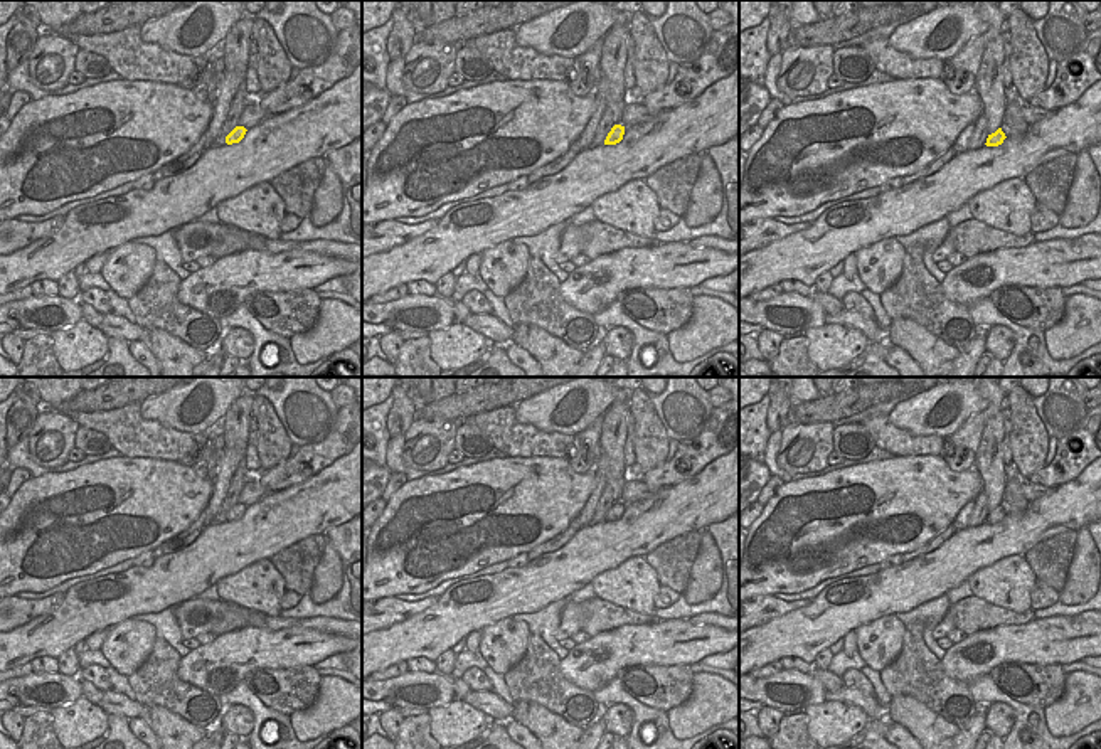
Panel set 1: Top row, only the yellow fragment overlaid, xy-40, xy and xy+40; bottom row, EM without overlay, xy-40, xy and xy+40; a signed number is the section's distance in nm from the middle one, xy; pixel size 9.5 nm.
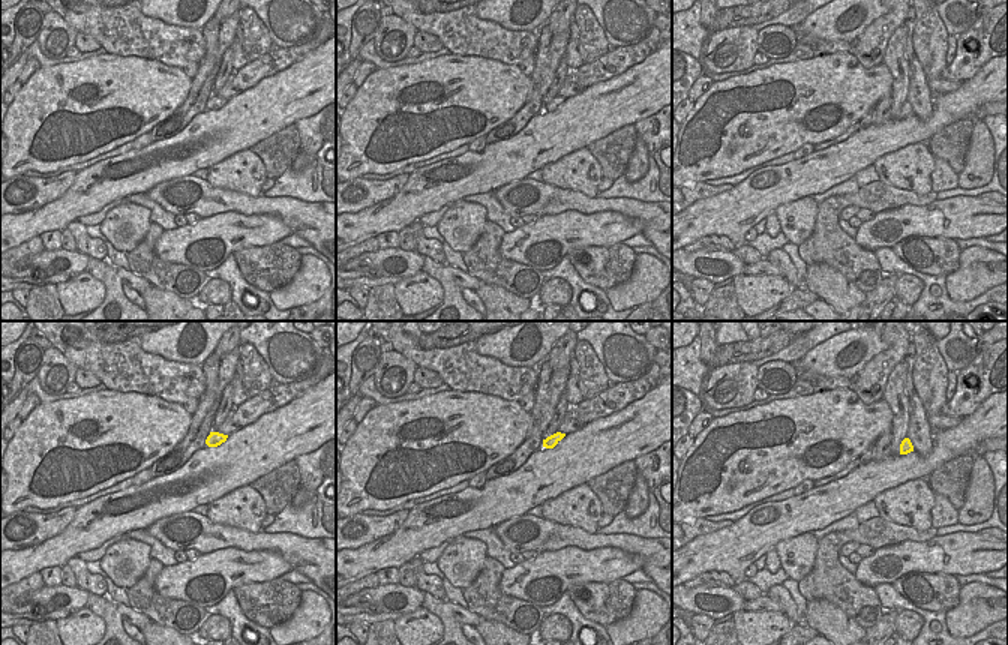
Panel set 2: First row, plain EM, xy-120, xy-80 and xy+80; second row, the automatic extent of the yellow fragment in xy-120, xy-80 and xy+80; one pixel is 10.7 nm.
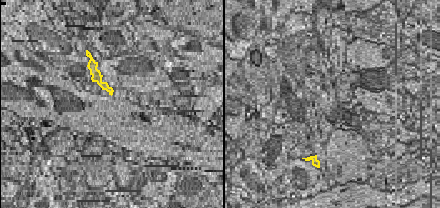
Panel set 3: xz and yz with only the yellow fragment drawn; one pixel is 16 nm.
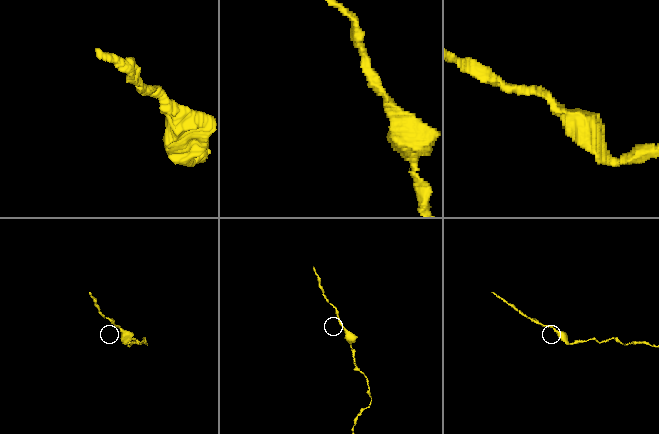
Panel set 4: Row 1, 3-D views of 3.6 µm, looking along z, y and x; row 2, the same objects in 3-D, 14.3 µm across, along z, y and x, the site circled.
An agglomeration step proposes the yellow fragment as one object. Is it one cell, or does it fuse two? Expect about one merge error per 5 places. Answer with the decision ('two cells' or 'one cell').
one cell

